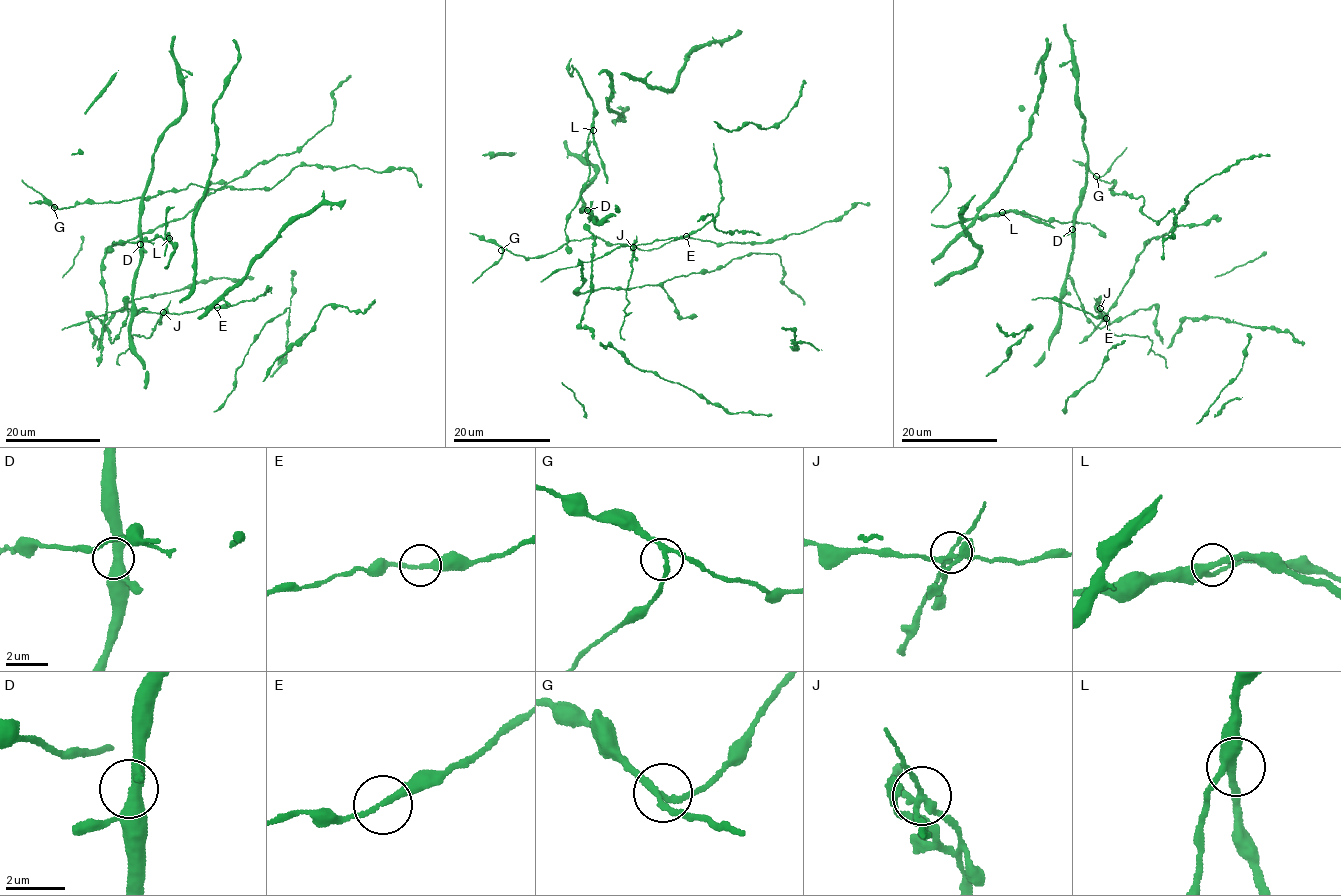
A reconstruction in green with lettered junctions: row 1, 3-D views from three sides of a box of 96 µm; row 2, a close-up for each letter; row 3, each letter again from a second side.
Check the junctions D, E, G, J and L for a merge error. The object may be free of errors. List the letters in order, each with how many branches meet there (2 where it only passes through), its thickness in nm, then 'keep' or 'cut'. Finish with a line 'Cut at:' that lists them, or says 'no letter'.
D: 4 | 380 nm | keep
E: 2 | 200 nm | keep
G: 3 | 190 nm | keep
J: 4 | 200 nm | cut
L: 3 | 280 nm | keep
Cut at: J

